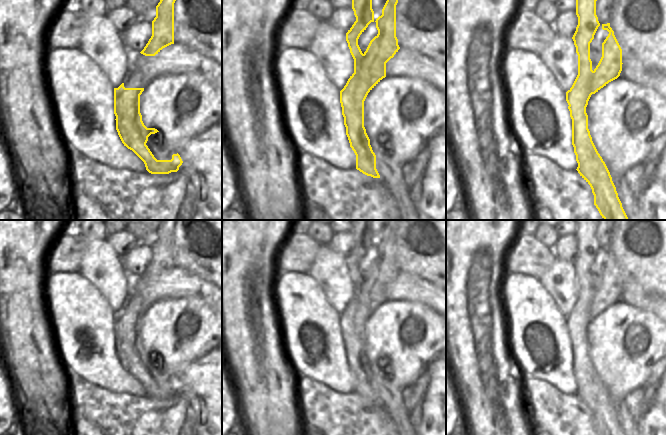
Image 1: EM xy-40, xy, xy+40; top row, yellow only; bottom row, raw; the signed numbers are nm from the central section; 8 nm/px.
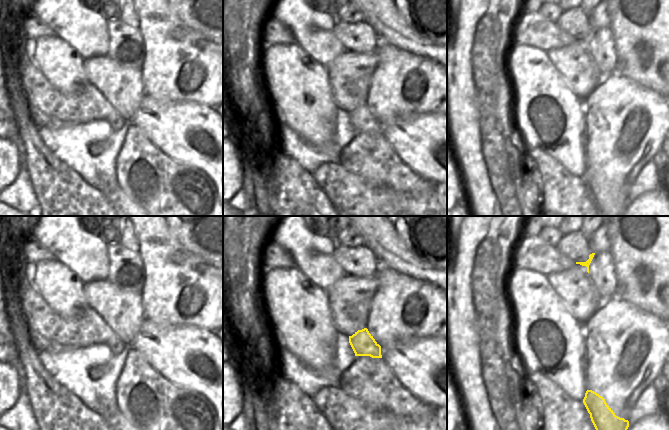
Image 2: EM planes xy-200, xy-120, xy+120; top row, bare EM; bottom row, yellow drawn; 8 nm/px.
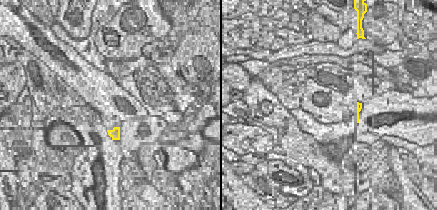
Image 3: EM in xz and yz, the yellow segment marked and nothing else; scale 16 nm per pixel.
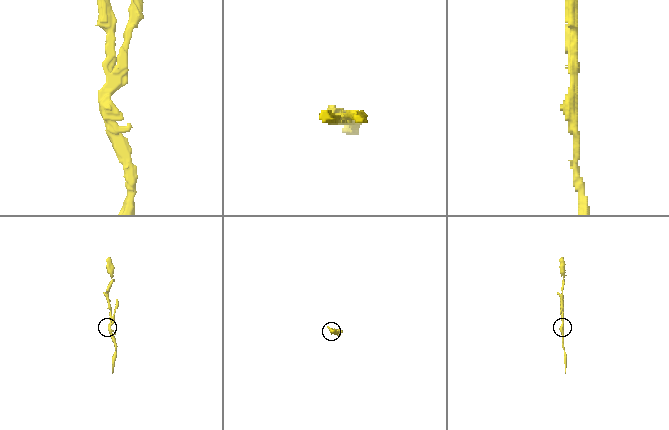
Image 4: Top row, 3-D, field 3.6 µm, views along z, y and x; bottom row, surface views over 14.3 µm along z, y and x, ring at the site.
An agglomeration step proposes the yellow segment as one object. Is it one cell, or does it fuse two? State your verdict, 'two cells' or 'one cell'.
two cells

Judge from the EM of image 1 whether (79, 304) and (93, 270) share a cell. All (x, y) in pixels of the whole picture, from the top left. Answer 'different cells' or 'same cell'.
different cells

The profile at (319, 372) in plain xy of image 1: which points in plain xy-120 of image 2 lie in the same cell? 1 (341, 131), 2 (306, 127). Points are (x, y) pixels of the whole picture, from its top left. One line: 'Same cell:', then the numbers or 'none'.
Same cell: 2

